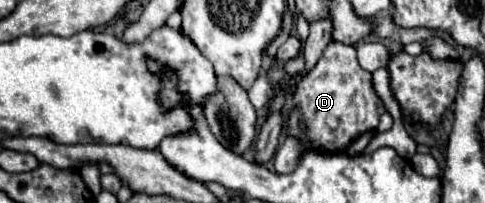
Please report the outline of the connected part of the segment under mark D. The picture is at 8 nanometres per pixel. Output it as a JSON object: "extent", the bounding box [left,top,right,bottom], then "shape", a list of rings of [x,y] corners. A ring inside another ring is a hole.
{"extent":[288,43,384,153],"shape":[[[330,43],[326,53],[318,59],[316,67],[302,77],[294,93],[294,109],[288,117],[288,129],[298,135],[298,121],[306,121],[312,149],[324,153],[342,153],[354,137],[364,131],[376,129],[384,105],[372,87],[372,75],[366,73],[356,59],[356,49],[344,43]]]}

